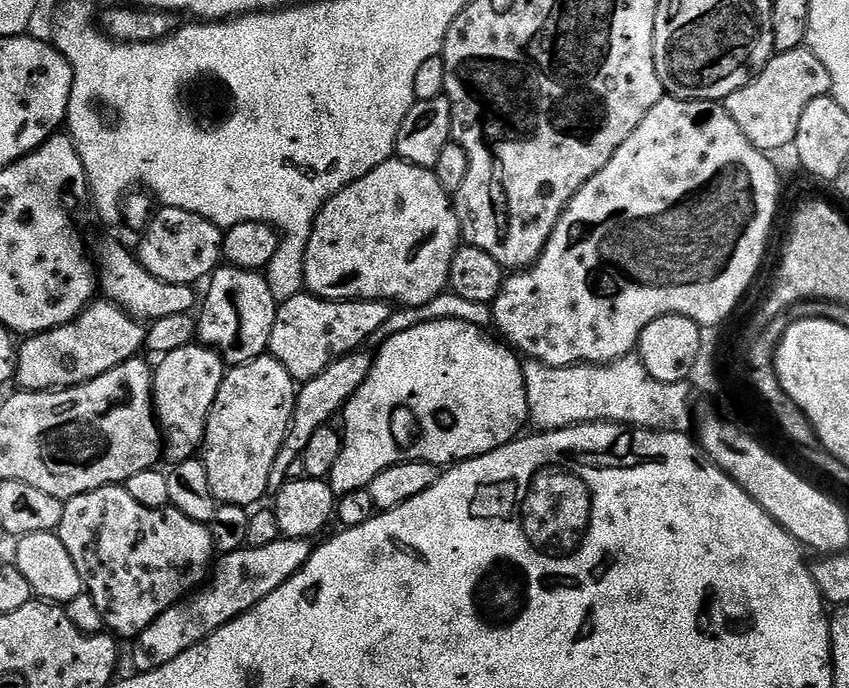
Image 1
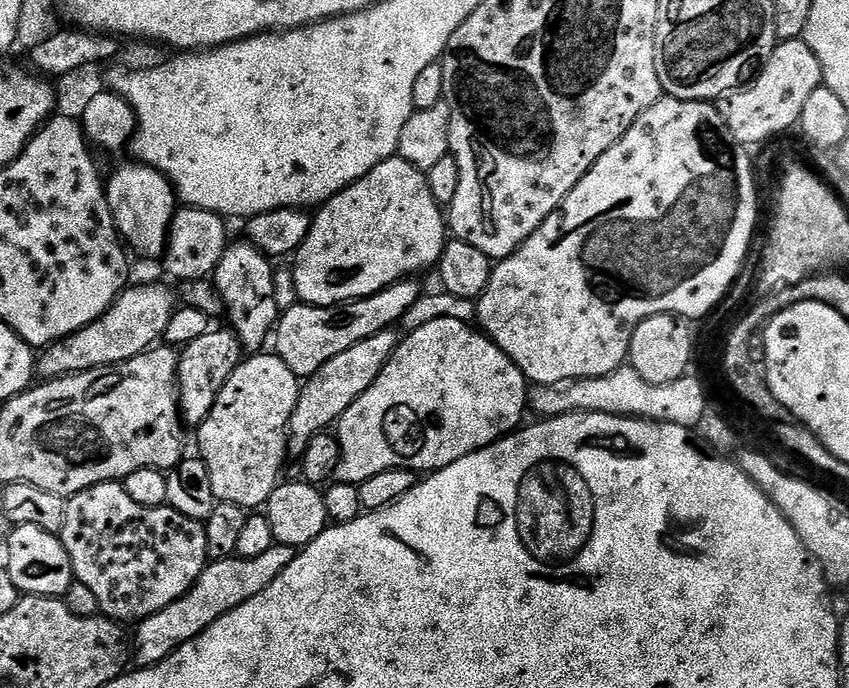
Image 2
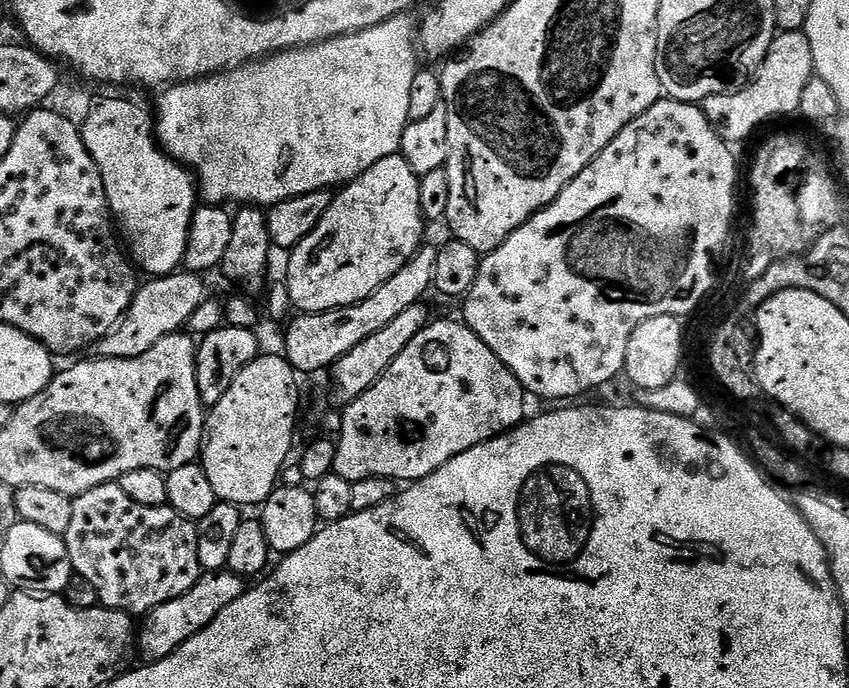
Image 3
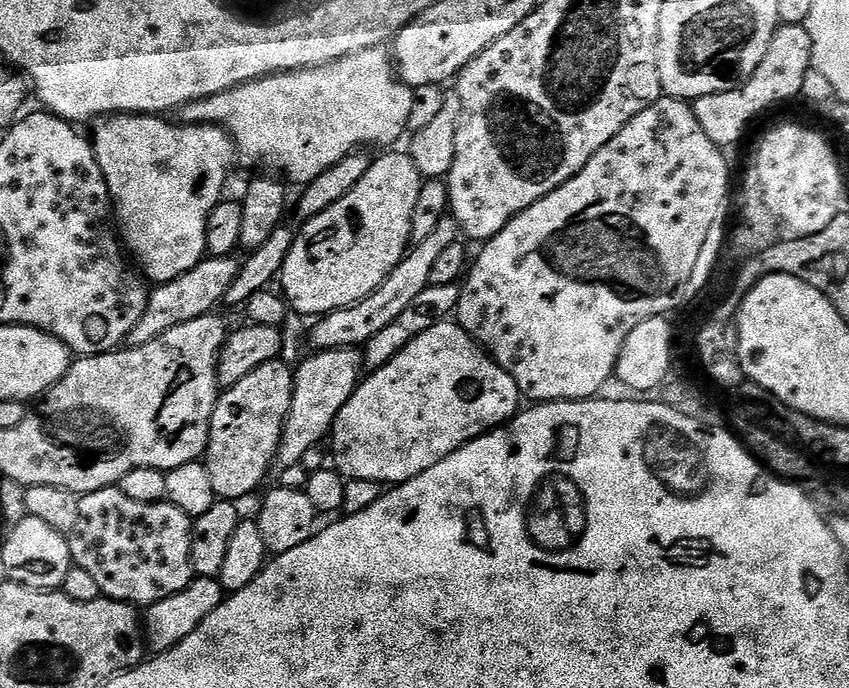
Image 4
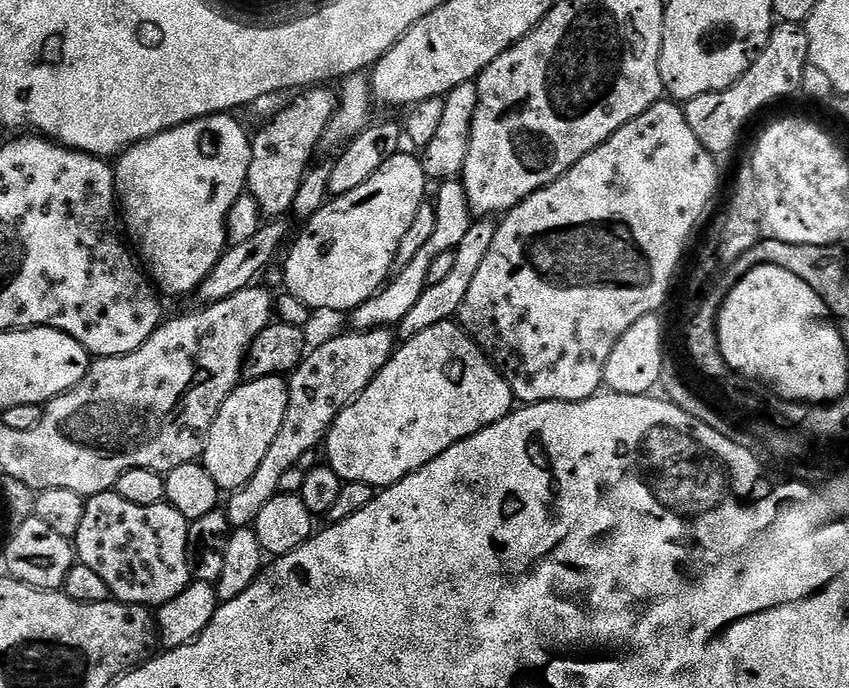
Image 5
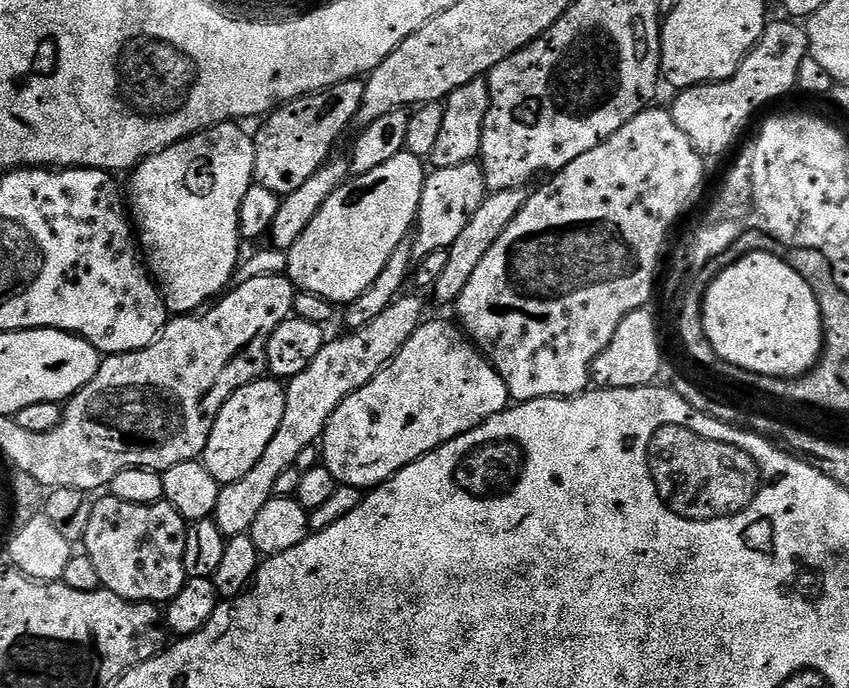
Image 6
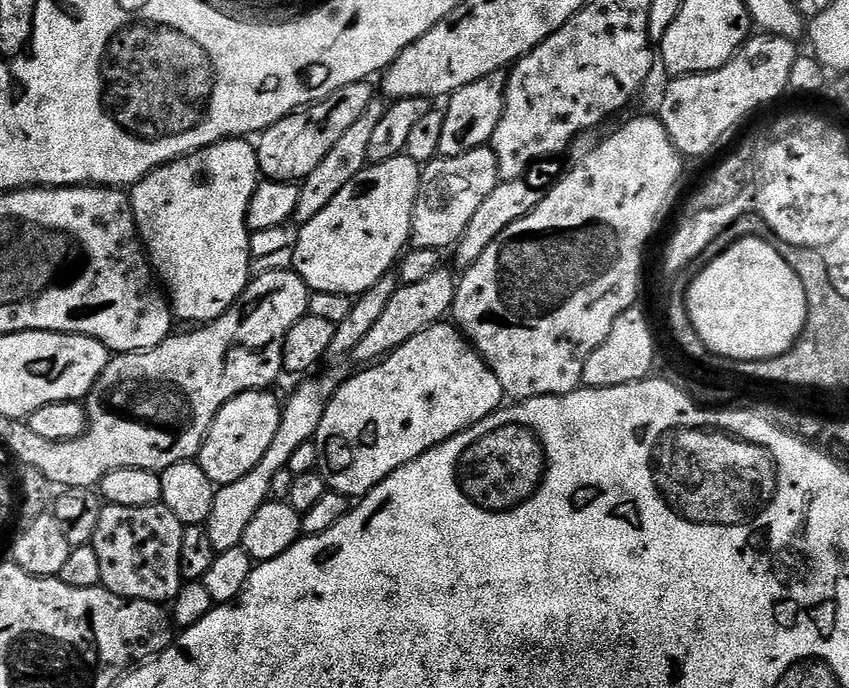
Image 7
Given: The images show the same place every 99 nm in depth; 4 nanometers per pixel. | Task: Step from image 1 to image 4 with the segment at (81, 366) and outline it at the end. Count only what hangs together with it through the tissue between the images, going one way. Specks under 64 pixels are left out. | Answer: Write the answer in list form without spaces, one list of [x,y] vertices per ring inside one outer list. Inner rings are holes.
[[[208,256],[200,260],[194,270],[165,284],[155,285],[148,293],[146,314],[142,314],[142,322],[134,326],[127,343],[132,346],[146,346],[146,342],[154,342],[154,338],[166,334],[166,330],[174,330],[174,326],[182,326],[182,322],[215,313],[223,305],[226,290],[230,290],[230,282],[234,282],[240,272],[241,265],[234,261],[232,256]]]

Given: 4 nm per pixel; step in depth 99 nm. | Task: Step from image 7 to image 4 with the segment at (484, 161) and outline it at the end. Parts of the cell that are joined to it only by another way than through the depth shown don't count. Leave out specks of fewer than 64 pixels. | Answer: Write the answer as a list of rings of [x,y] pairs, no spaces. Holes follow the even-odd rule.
[[[445,218],[438,222],[438,230],[432,231],[428,237],[415,245],[405,255],[403,262],[392,271],[382,282],[377,292],[372,292],[365,300],[360,301],[354,308],[343,308],[337,312],[330,312],[319,317],[312,328],[312,348],[323,350],[325,348],[355,348],[364,346],[368,340],[374,338],[380,330],[390,326],[392,322],[407,307],[411,306],[418,294],[422,294],[430,285],[430,270],[434,267],[435,260],[440,257],[442,250],[457,243],[458,229],[455,220]]]

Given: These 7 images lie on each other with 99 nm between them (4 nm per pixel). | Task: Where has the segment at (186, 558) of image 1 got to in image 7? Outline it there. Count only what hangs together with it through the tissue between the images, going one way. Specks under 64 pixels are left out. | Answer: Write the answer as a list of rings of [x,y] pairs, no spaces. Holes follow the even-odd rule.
[[[162,502],[150,506],[114,506],[105,503],[98,514],[98,526],[94,526],[94,538],[91,543],[94,554],[98,554],[102,587],[127,600],[149,600],[155,604],[175,600],[182,583],[180,555],[185,527],[186,525]]]

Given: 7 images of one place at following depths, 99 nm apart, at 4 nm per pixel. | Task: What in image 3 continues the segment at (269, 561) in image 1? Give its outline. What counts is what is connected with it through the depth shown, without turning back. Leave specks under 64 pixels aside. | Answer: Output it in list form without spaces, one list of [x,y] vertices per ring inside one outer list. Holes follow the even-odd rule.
[[[227,570],[204,572],[198,578],[198,582],[194,582],[194,586],[186,590],[186,594],[178,598],[170,598],[170,602],[162,602],[162,606],[158,606],[143,617],[138,628],[139,659],[151,662],[166,658],[171,652],[178,650],[182,642],[194,638],[194,634],[210,626],[210,622],[214,622],[214,618],[218,618],[218,614],[222,614],[222,610],[226,610],[226,606],[230,606],[230,602],[234,602],[245,590],[245,577]]]

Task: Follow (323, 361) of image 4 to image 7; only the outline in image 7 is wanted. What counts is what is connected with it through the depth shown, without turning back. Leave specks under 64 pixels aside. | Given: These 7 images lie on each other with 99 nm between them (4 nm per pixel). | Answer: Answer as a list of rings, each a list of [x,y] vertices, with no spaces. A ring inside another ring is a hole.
[[[442,266],[430,278],[423,282],[414,282],[397,287],[394,298],[390,298],[390,306],[386,306],[386,314],[378,318],[378,323],[370,329],[370,334],[358,342],[354,356],[355,359],[376,362],[393,352],[398,346],[410,342],[414,334],[422,334],[432,324],[439,324],[451,313],[452,303],[456,297],[457,277],[447,272],[447,267]],[[320,376],[317,380],[308,380],[305,384],[298,385],[293,390],[292,397],[283,401],[278,434],[274,434],[274,442],[270,442],[266,458],[262,458],[262,462],[258,462],[258,466],[254,466],[254,470],[250,470],[246,478],[238,478],[238,482],[217,487],[214,506],[206,521],[210,542],[217,553],[234,550],[243,545],[246,526],[250,526],[254,514],[258,514],[260,507],[269,499],[270,478],[274,478],[278,470],[288,467],[290,458],[294,450],[298,450],[298,446],[309,443],[315,437],[322,422],[322,414],[330,398],[336,393],[337,387],[338,380],[332,376]]]

